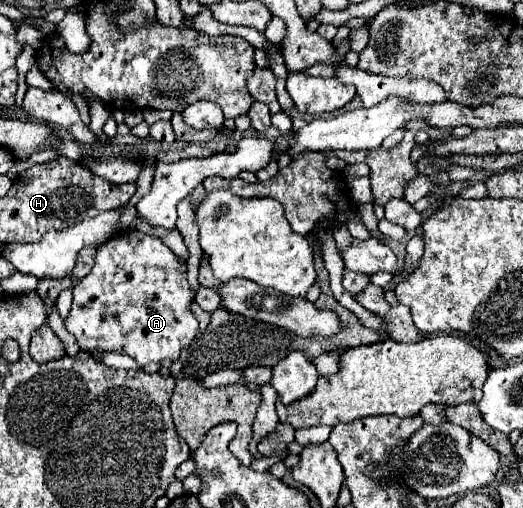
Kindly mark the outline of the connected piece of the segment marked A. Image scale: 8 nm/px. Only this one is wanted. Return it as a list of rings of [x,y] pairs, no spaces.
[[[124,231],[98,247],[92,271],[74,289],[74,301],[64,325],[68,333],[76,337],[80,349],[88,353],[124,353],[130,355],[140,367],[148,363],[160,363],[164,359],[176,361],[182,349],[188,347],[198,333],[198,321],[190,309],[194,297],[196,291],[188,283],[186,261],[180,261],[180,257],[158,237],[150,237],[140,231]]]

